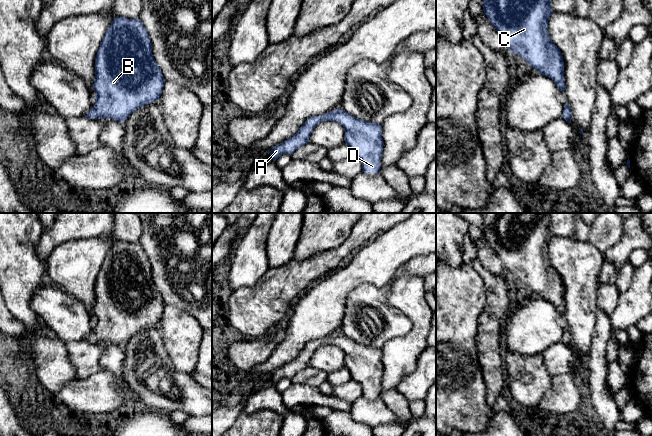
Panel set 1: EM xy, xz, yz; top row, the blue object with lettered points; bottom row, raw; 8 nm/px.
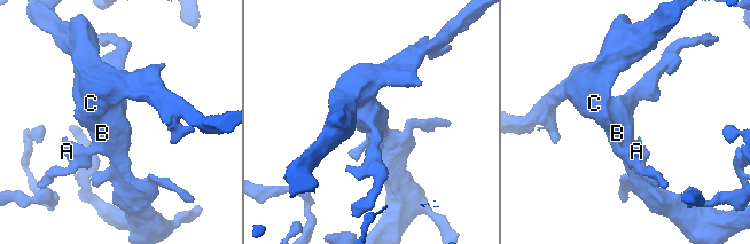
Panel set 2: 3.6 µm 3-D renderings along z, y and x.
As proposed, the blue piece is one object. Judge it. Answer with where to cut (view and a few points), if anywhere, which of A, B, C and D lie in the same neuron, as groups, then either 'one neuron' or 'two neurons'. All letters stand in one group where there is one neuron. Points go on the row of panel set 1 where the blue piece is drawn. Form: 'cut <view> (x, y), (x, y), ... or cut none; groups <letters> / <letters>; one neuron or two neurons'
cut none; groups A B C D; one neuron

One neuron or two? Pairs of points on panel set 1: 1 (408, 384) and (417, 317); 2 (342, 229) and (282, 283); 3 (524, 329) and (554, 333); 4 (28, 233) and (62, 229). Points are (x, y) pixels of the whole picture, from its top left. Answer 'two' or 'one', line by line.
1: two
2: two
3: one
4: two

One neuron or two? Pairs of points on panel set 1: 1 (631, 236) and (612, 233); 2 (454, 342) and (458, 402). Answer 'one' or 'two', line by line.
1: two
2: one

